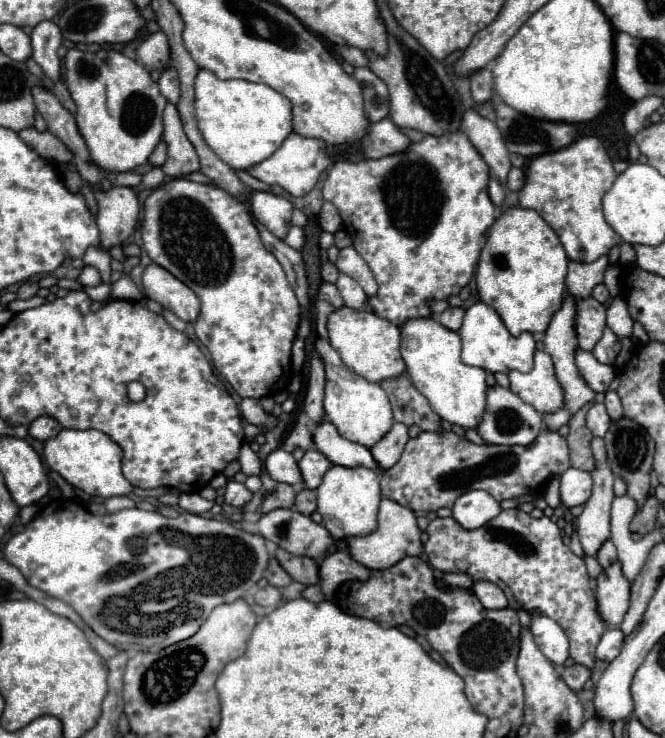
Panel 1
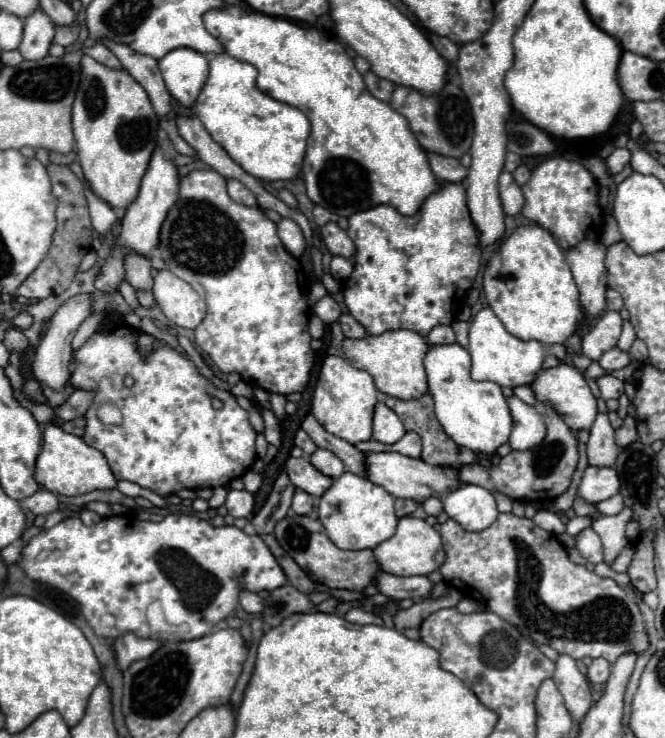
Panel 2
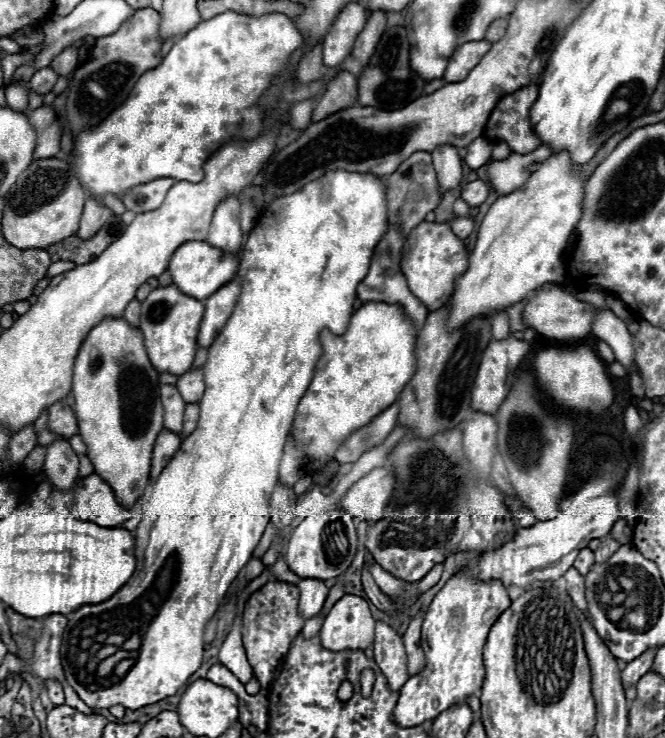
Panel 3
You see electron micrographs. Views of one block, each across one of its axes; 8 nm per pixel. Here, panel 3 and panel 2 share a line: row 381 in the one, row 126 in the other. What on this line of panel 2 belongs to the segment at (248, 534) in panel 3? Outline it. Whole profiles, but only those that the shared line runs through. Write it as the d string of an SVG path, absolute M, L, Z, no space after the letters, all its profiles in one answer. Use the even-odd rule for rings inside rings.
M228 54L210 60L210 76L194 104L194 114L228 156L248 174L274 182L290 180L302 172L306 142L310 136L308 118L294 106L282 104L256 88L256 68Z

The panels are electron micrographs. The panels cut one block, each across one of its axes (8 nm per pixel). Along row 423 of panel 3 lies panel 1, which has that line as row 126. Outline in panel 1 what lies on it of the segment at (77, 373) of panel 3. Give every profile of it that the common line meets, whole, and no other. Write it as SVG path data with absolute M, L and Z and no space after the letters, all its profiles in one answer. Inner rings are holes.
M70 48L64 66L66 86L78 108L76 124L94 164L106 172L130 172L146 164L162 140L162 112L166 106L150 72L118 50L84 52Z

